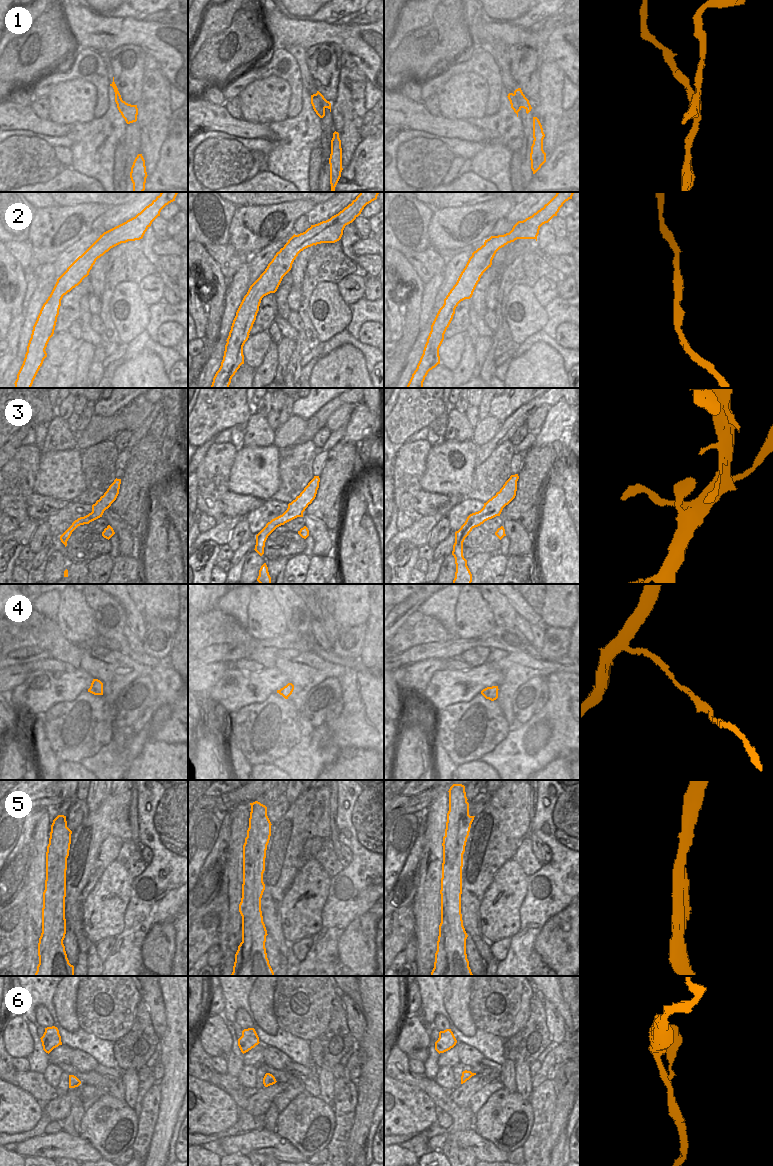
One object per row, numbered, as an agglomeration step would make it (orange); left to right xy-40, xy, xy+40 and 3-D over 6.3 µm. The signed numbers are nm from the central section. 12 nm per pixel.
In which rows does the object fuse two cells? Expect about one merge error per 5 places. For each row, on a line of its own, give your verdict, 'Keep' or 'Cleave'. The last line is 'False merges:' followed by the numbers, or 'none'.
1: Cleave
2: Keep
3: Keep
4: Keep
5: Keep
6: Keep
False merges: 1

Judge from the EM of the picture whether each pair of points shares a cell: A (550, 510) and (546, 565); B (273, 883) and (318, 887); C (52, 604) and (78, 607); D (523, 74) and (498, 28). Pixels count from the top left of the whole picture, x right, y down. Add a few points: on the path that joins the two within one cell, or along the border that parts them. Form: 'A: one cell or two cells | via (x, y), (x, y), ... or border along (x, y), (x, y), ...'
A: one cell | via (550, 524), (550, 535), (545, 545), (546, 551)
B: two cells | border along (303, 865), (286, 891), (279, 906)
C: two cells | border along (61, 594), (58, 600), (57, 617), (55, 620)
D: two cells | border along (530, 34), (527, 39), (509, 46)

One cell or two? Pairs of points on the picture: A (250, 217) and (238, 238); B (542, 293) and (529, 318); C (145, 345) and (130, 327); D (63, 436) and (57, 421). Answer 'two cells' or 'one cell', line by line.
A: one cell
B: two cells
C: two cells
D: one cell

